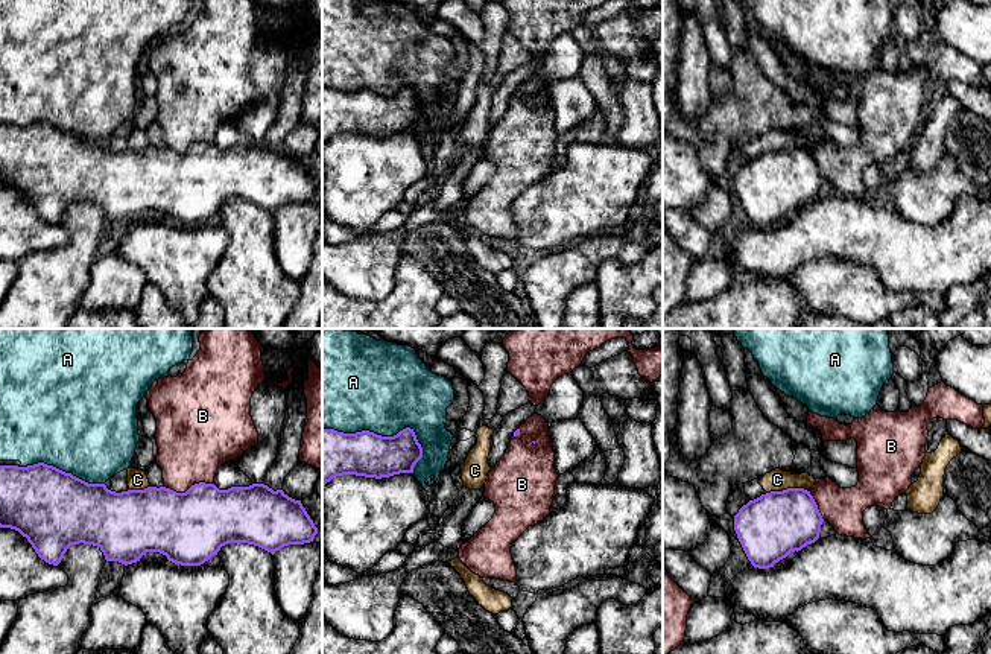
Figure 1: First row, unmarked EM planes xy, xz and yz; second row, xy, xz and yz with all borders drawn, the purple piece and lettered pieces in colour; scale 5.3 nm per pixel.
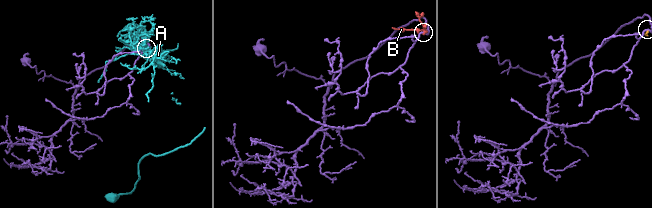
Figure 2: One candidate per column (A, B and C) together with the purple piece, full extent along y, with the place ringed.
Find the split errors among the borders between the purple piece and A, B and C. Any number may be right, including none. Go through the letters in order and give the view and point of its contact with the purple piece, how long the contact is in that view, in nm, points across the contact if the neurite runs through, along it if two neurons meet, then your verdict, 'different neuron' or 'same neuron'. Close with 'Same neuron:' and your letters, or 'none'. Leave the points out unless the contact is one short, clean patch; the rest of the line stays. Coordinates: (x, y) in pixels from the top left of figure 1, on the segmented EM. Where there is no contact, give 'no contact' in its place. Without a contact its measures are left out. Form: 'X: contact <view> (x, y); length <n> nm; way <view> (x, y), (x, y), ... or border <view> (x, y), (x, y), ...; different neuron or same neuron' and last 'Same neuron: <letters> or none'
A: contact xz (380, 435); length 550 nm; different neuron
B: contact xy (189, 488); length 260 nm; different neuron
C: contact yz (788, 488); length 220 nm; border yz (806, 488), (783, 488), (766, 493); different neuron
Same neuron: none

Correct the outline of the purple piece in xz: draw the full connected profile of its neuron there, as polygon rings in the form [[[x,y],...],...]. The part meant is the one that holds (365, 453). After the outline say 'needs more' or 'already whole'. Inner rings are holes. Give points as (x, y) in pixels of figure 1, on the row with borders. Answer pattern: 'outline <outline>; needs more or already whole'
outline [[[322,427],[322,487],[344,475],[382,479],[413,473],[421,458],[423,447],[410,427],[394,437],[369,430],[344,433]]]; already whole

